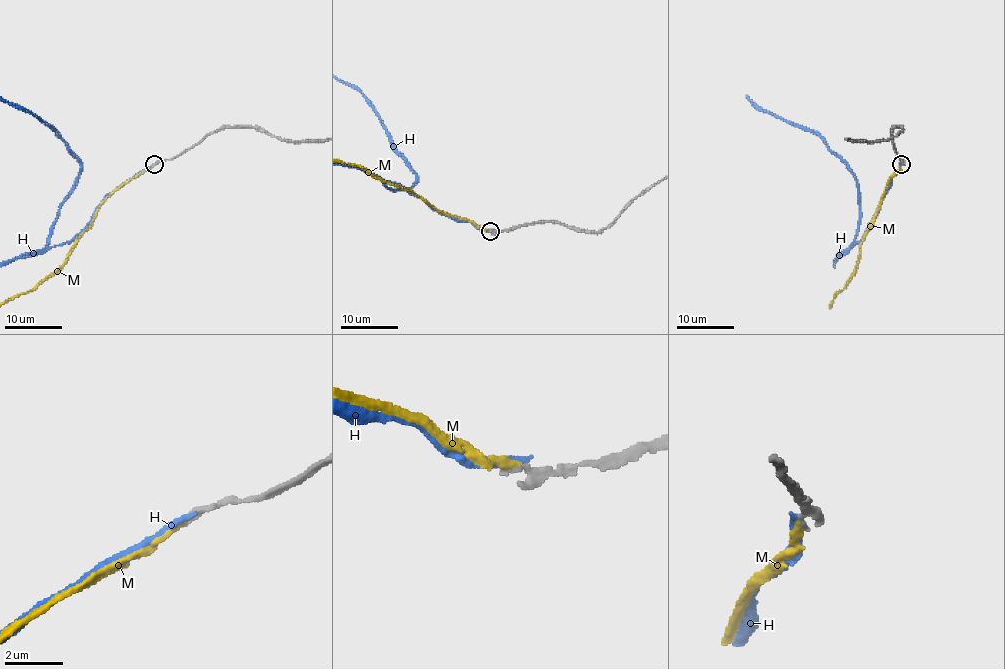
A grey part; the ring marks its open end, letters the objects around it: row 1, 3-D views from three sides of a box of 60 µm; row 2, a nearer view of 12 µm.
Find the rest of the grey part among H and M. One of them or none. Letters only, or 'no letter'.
M

